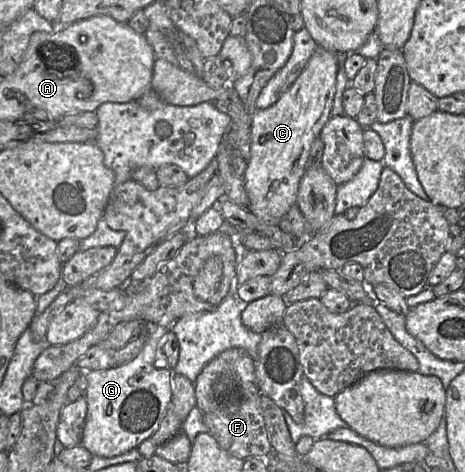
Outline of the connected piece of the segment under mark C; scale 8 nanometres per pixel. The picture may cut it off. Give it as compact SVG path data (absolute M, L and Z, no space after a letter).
M316 48L302 73L271 106L251 115L251 156L244 173L248 210L268 225L278 225L297 202L297 193L313 141L331 117L338 55Z

